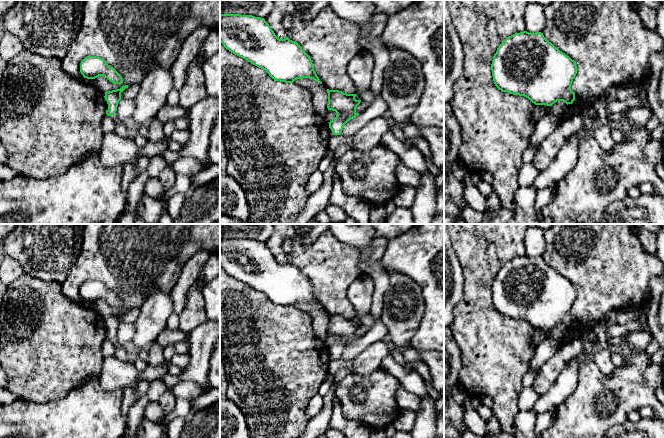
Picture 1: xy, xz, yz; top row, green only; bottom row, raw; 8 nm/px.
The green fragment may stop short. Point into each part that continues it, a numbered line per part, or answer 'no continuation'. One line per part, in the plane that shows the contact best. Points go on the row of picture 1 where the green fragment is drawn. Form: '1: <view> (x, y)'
1: yz (575, 103)

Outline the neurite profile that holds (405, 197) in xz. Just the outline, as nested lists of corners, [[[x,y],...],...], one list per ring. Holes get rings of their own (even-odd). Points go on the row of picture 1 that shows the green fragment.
[[[400,184],[397,194],[393,197],[396,207],[411,209],[416,196],[416,189],[409,185]]]

